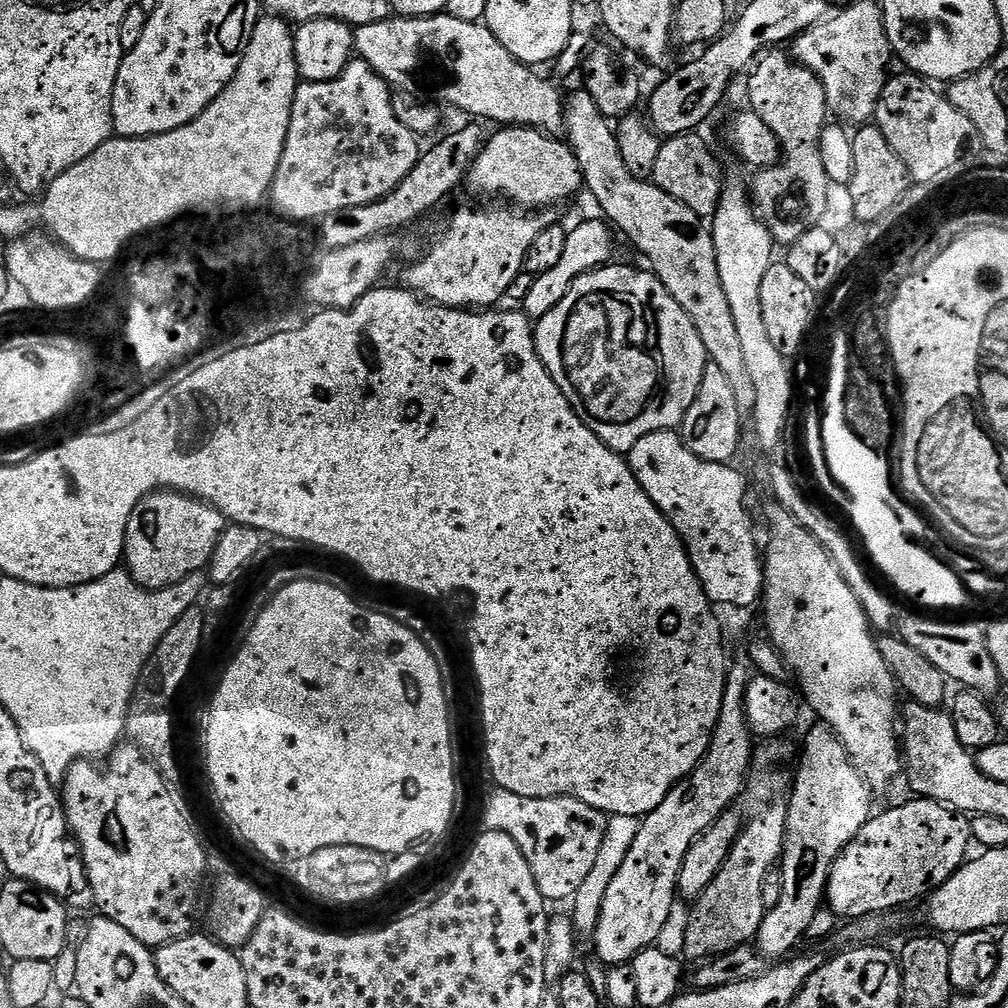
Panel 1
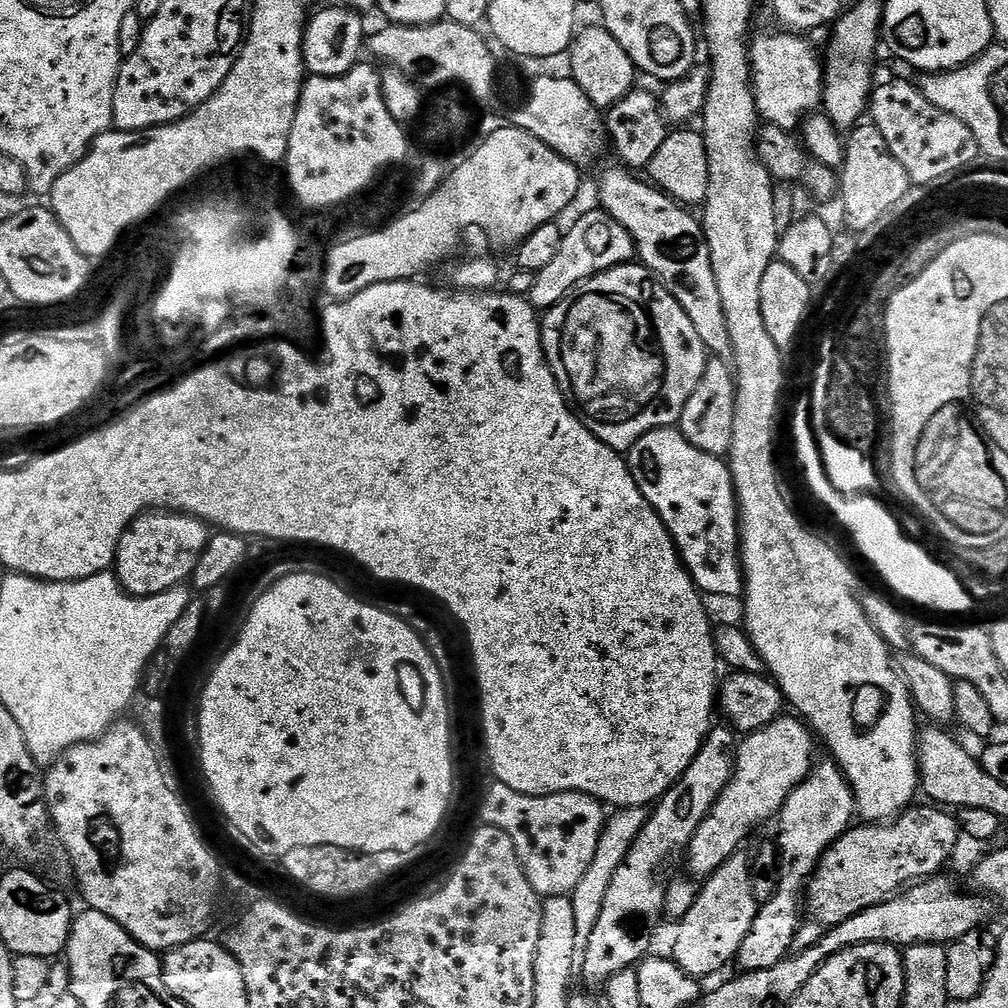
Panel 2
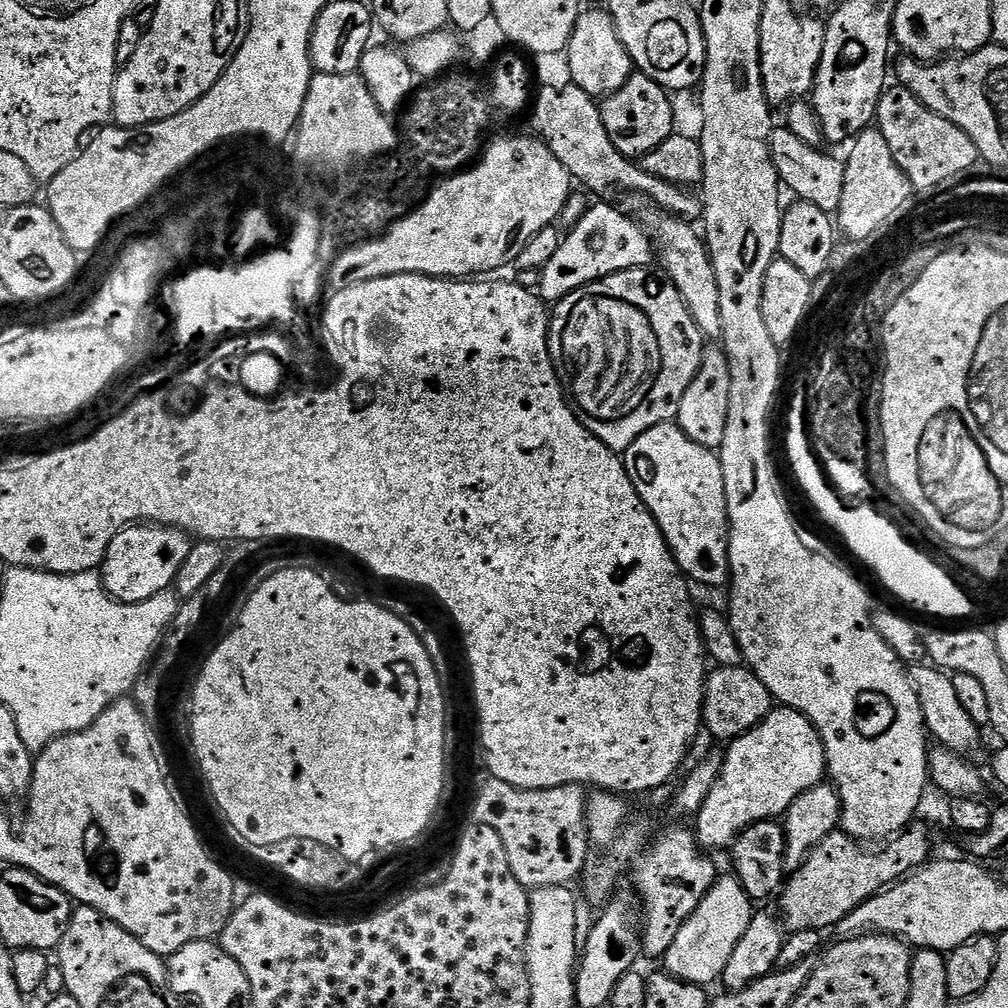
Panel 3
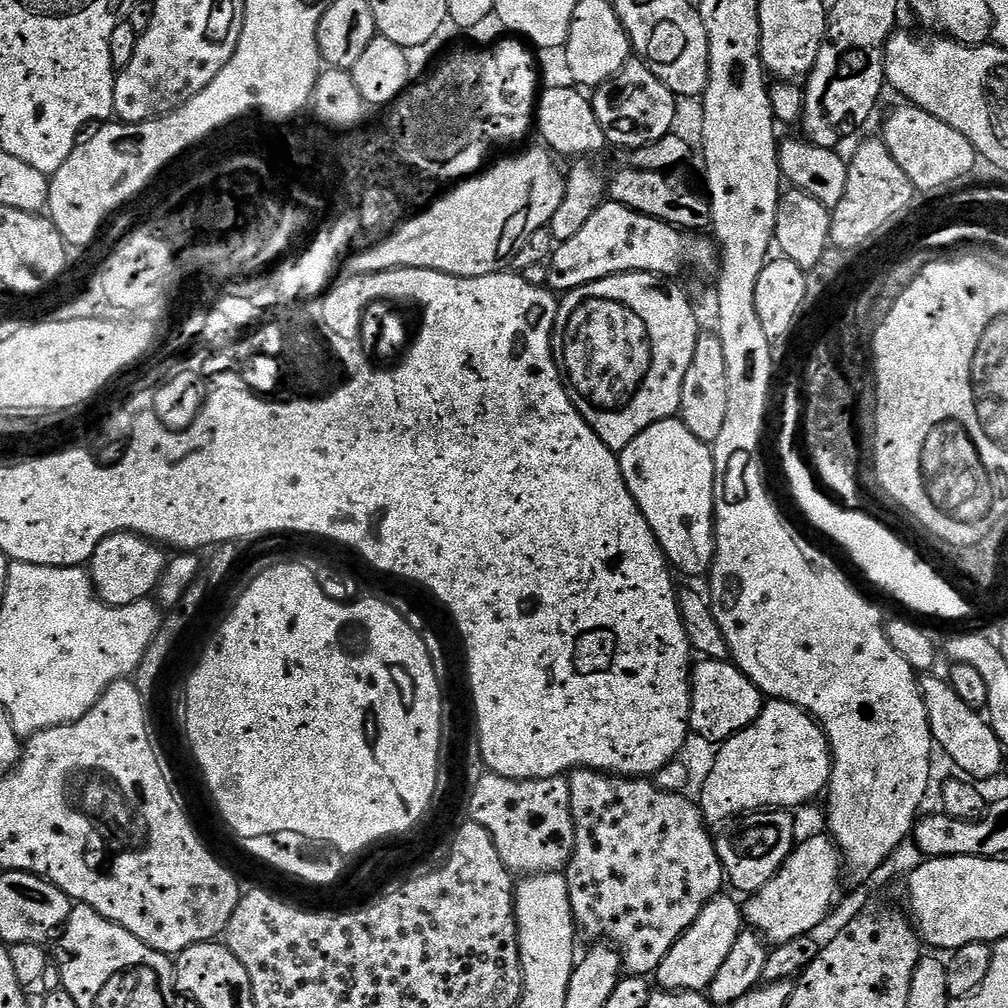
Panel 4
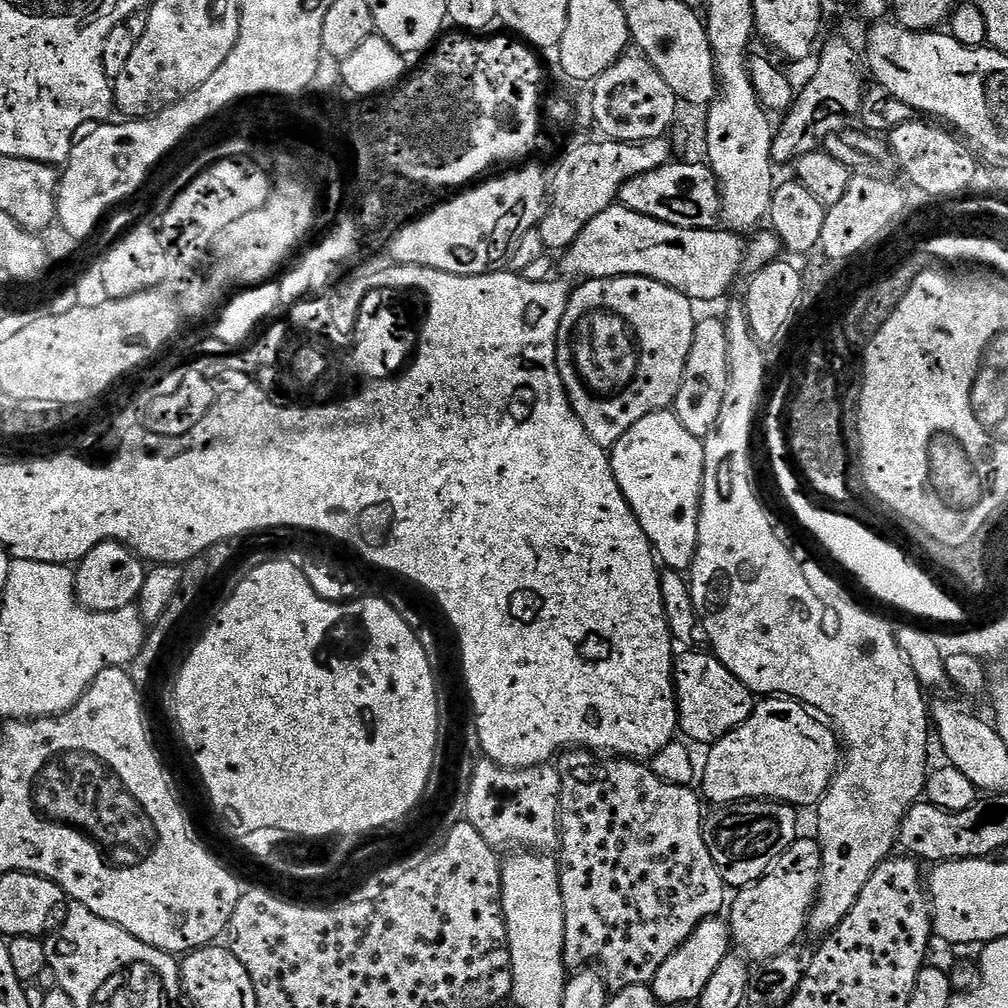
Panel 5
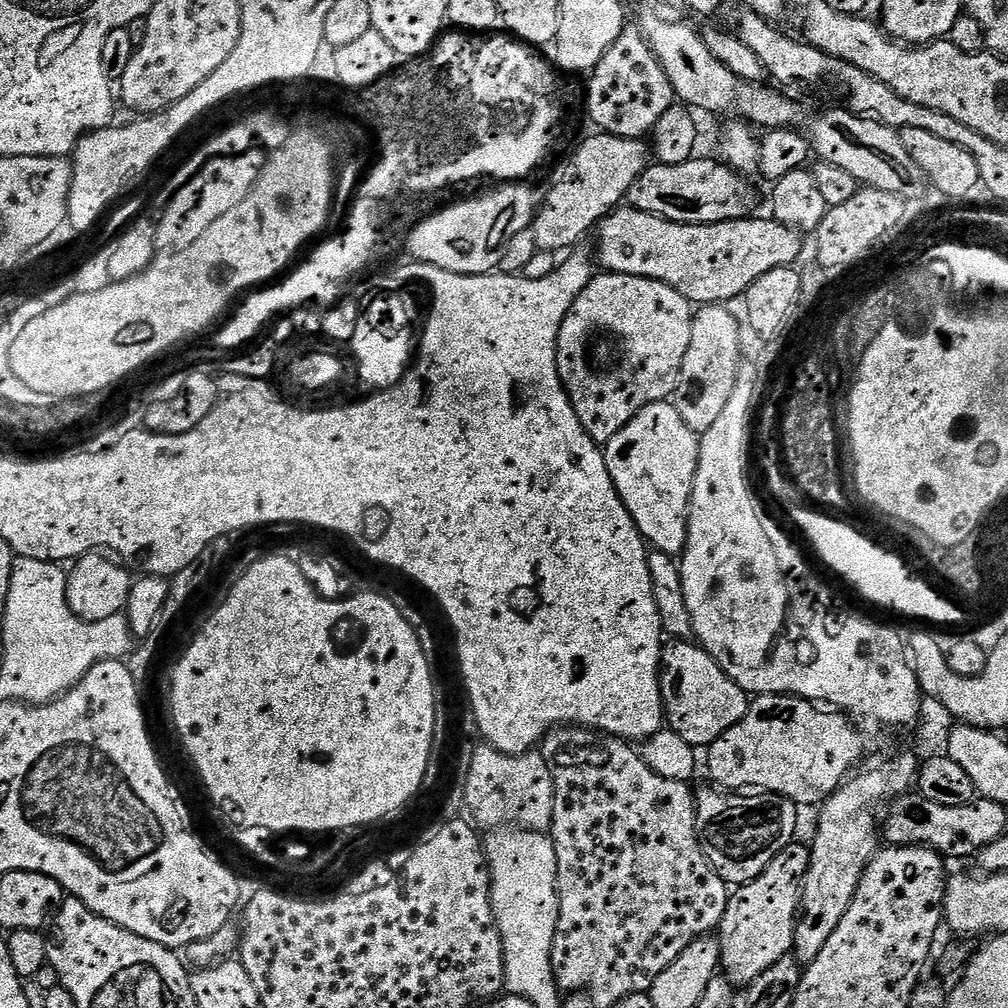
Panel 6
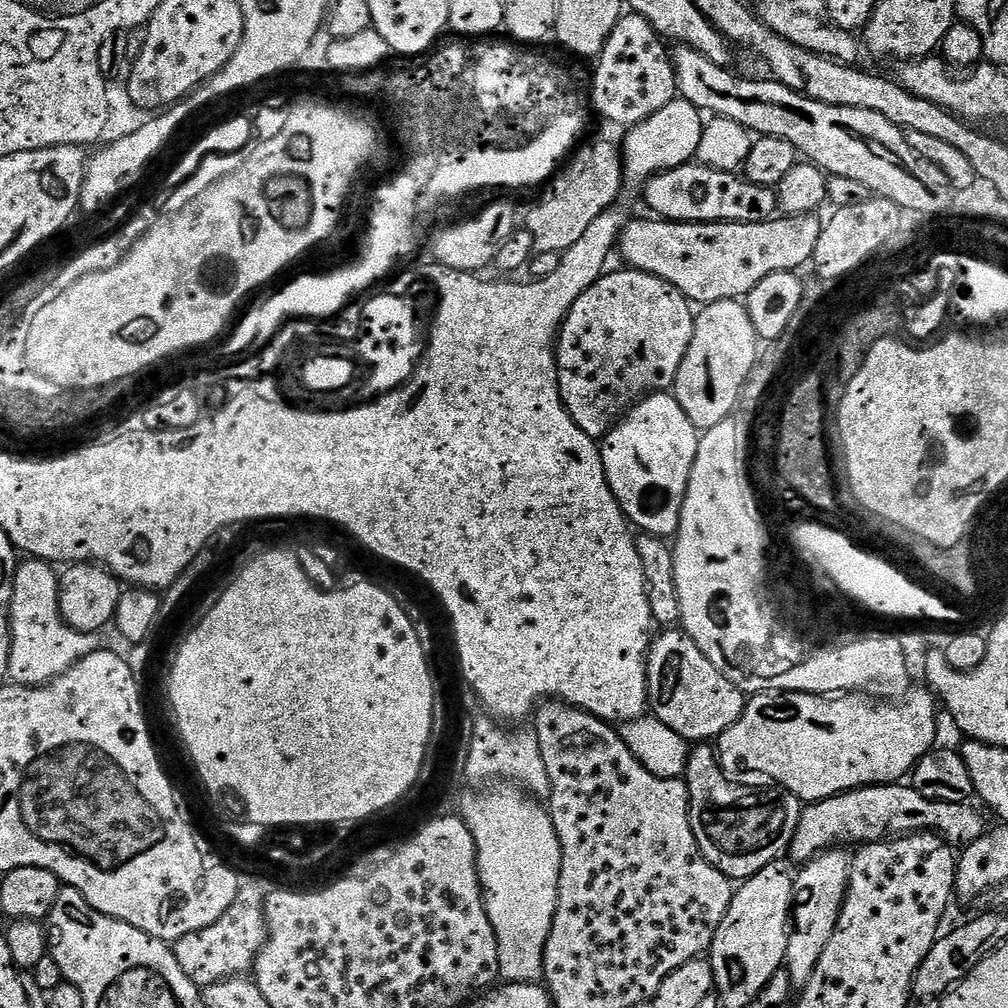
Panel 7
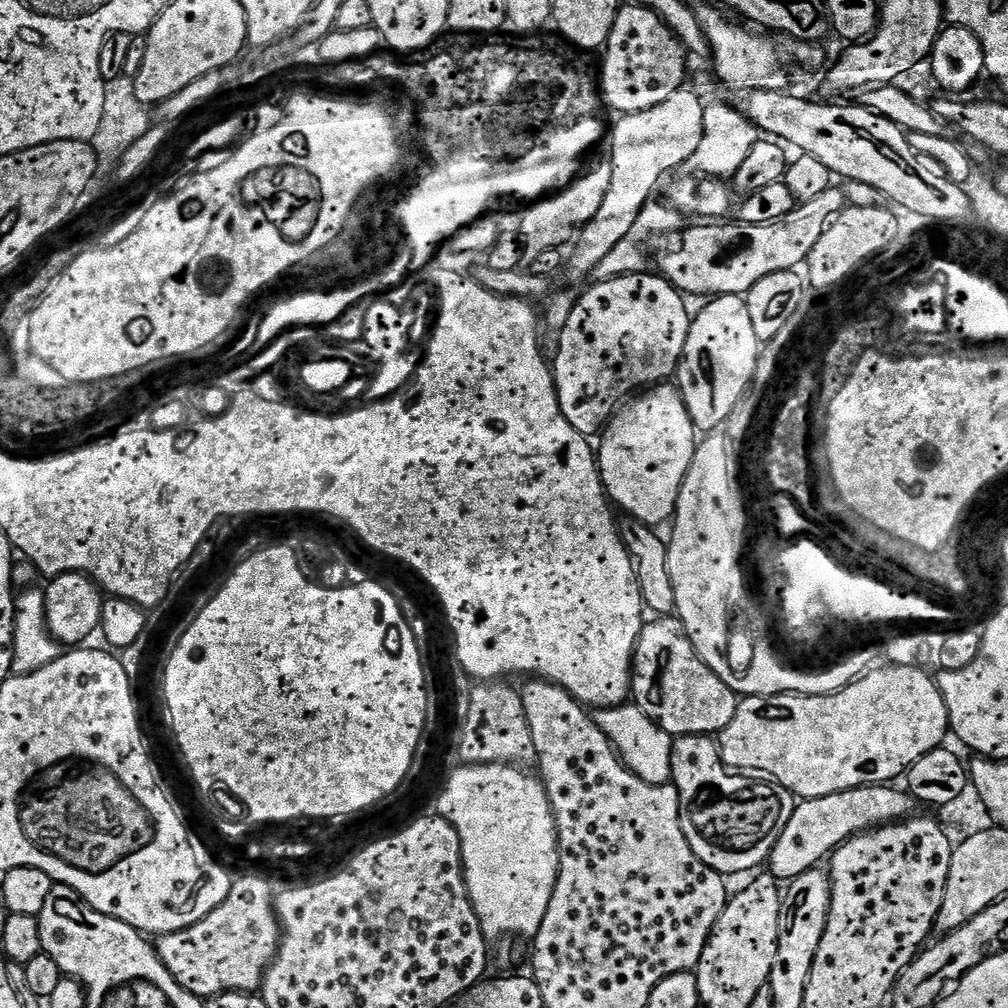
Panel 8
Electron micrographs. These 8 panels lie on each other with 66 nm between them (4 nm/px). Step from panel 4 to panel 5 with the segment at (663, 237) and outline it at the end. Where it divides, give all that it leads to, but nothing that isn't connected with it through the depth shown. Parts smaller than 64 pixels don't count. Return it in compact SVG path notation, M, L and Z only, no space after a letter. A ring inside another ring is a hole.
M613 206L602 210L598 218L590 218L590 222L586 222L582 234L578 234L569 248L563 249L561 256L564 257L558 260L558 268L565 272L565 277L580 276L584 280L608 280L611 276L645 276L678 290L693 302L716 300L731 290L736 275L744 268L745 237L731 230L720 231L719 227L670 226L666 222L646 218L646 214L638 214L629 208Z

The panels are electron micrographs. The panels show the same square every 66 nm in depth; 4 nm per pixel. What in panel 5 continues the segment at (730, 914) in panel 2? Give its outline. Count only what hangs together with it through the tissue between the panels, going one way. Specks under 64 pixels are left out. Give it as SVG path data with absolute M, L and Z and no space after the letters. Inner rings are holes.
M713 918L702 921L698 930L694 930L694 934L690 934L690 938L686 938L686 942L682 942L682 946L678 946L678 950L674 950L670 958L666 958L658 974L654 974L650 987L657 1001L661 1005L699 1001L702 990L706 990L706 982L710 982L714 970L718 970L722 958L730 955L732 947L732 930L727 919Z

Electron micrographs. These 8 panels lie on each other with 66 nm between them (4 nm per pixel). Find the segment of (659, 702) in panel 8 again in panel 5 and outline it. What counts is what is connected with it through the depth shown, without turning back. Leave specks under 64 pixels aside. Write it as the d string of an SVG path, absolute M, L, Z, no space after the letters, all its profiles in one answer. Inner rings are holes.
M688 650L684 657L674 664L674 679L676 682L676 705L680 715L679 731L689 736L687 739L693 745L716 744L730 730L745 724L758 703L757 697L745 684L738 682L726 666L714 654L704 650Z

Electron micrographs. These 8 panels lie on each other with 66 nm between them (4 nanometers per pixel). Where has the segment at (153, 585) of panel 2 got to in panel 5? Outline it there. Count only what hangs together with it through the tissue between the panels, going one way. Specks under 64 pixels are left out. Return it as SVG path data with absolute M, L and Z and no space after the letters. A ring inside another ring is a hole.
M107 540L83 560L75 565L76 597L84 608L91 612L113 612L123 608L131 608L137 603L142 594L142 586L146 575L145 561L141 560L131 548L118 540Z

